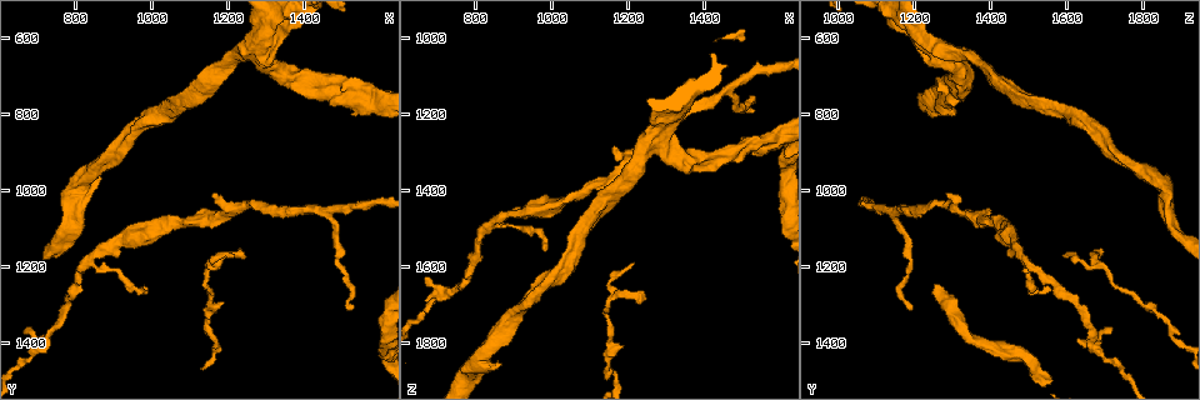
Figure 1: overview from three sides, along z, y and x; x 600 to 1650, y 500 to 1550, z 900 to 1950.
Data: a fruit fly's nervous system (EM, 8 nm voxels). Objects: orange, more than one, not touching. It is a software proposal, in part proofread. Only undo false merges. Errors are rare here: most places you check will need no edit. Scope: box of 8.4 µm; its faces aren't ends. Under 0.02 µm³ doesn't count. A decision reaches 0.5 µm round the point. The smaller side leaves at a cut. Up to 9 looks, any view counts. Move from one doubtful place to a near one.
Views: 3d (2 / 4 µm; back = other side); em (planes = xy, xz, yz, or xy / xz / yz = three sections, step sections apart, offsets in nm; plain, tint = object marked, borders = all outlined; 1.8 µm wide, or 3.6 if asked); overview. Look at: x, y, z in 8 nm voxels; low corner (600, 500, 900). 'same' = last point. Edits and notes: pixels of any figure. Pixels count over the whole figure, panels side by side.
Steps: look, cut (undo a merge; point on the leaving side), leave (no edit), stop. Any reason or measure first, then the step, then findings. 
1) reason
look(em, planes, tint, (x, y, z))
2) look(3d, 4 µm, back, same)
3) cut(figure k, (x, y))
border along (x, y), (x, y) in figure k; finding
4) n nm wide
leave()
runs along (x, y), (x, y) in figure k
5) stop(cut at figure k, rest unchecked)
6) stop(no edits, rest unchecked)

branch point
look(em, planes, tint, (1505, 750, 1295))

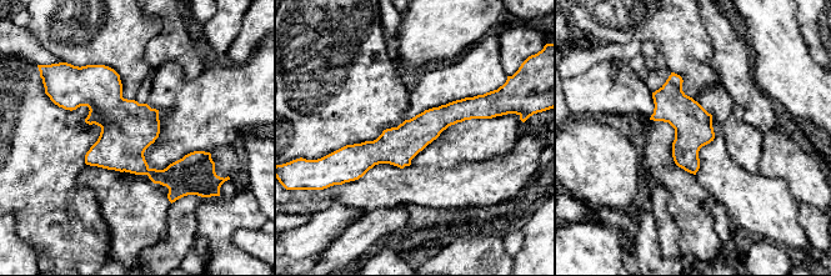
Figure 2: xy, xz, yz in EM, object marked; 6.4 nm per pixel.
leave()
one neuron here

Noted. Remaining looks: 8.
arms part here
look(em, planes, tint, (1285, 665, 1285))

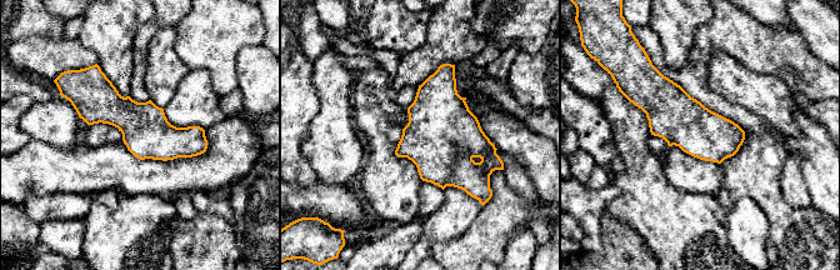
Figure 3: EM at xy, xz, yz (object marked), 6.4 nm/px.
leave()
all the same neuron

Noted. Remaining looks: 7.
three arms meet
look(em, 3.6 µm, planes, tint, (1450, 1065, 1150))

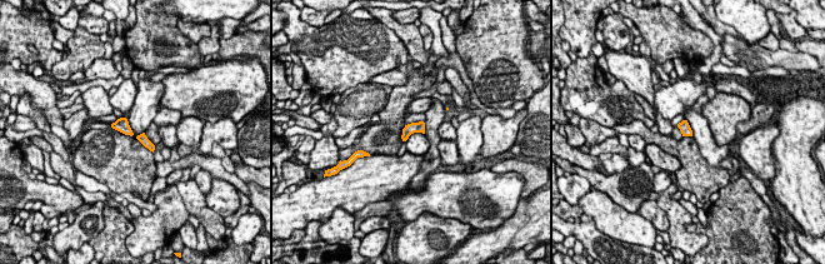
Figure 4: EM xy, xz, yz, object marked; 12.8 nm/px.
leave()
runs along (115, 125), (121, 125), (148, 144) in figure 4; all the same neuron

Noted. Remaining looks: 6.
calibre changes
look(3d, 4 µm, (855, 945, 1795))

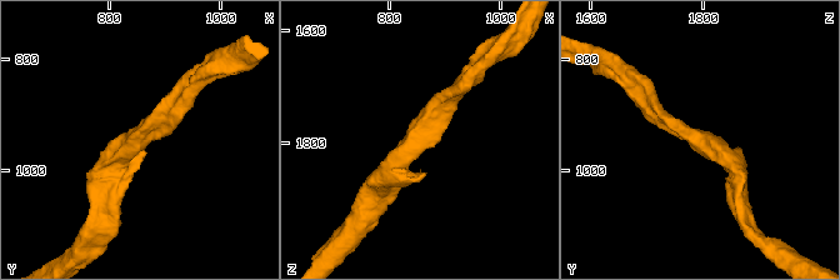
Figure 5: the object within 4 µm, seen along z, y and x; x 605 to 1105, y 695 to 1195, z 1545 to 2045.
arms of 200, 340 nm; need the tissue
look(em, xz, step 4, tint, (850, 940, 1790))

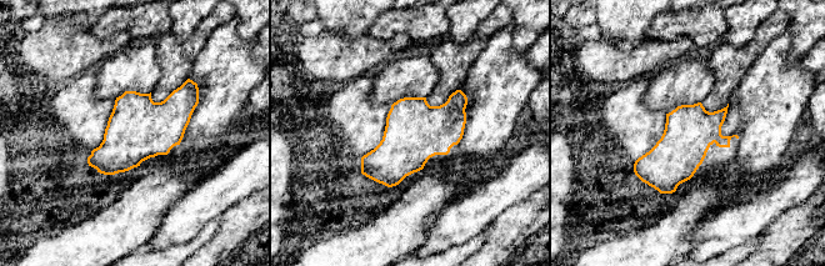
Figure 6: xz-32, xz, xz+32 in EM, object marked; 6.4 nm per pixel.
another direction
look(em, planes, tint, same)

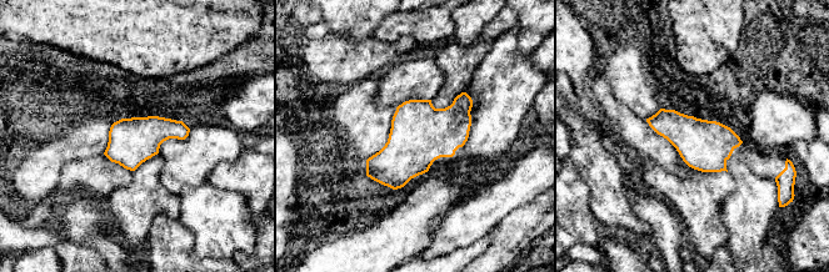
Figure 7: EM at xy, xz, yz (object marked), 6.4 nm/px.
leave()
one neuron here

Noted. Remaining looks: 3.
stop(no edits, rest unchecked)

